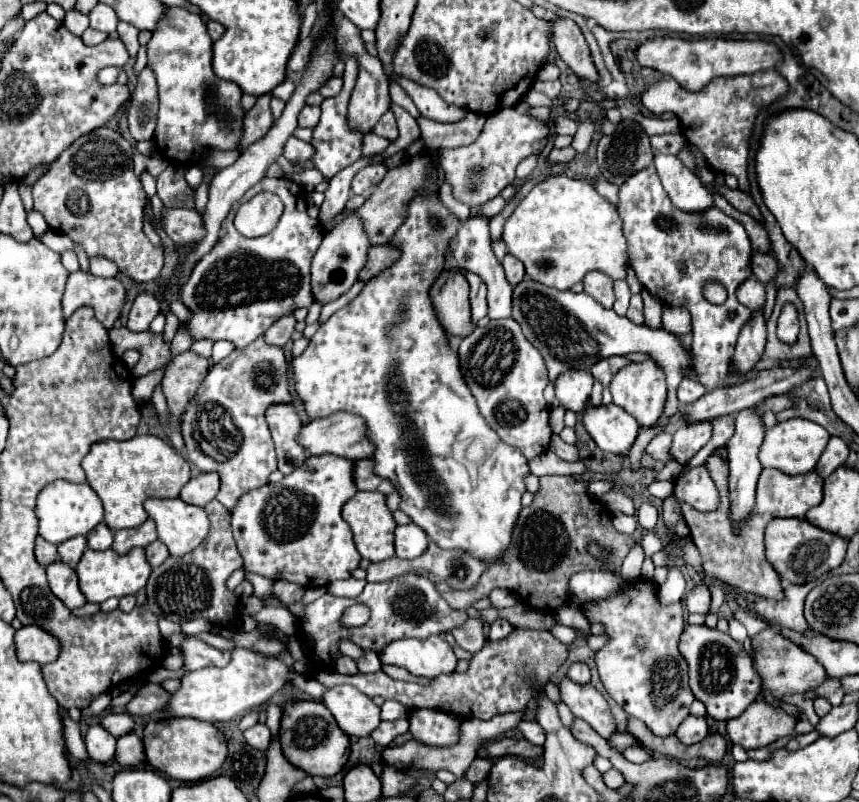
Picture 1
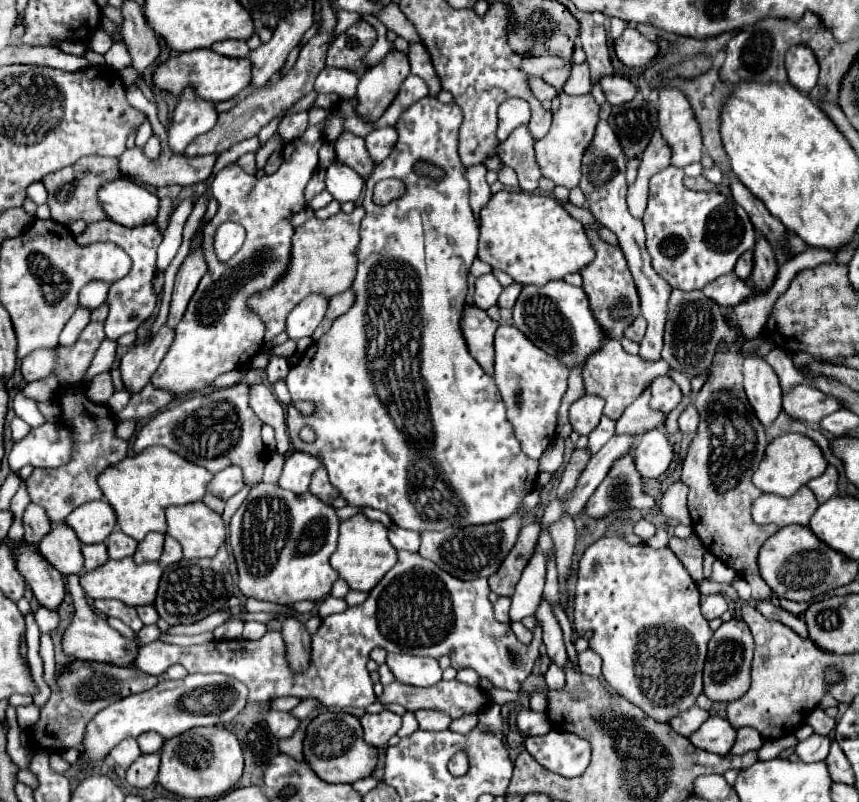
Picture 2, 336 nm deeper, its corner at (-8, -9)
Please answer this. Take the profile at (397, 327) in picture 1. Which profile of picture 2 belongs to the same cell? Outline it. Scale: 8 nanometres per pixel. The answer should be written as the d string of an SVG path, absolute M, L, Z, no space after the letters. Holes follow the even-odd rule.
M423 97L421 101L417 101L415 105L411 105L409 109L405 109L405 113L401 115L401 119L397 121L395 129L399 133L397 145L393 149L393 153L381 161L373 175L367 179L365 183L365 217L361 221L361 243L357 249L359 255L359 267L357 267L357 277L353 281L353 289L357 293L355 305L341 317L337 317L331 325L331 329L319 339L315 341L299 359L299 363L295 367L291 367L285 383L289 387L291 393L291 403L287 407L287 427L289 427L289 435L291 441L295 445L297 451L305 451L305 453L313 453L313 455L321 455L323 467L329 473L329 481L341 491L341 495L347 499L349 505L357 505L357 507L373 507L373 509L381 509L385 511L395 525L403 527L403 529L411 529L411 531L443 531L447 527L473 527L473 525L491 525L491 523L499 523L509 519L515 513L525 513L523 509L523 499L525 495L529 495L535 489L535 479L537 479L537 467L539 463L535 459L525 457L525 453L519 449L519 441L513 435L513 427L509 425L507 417L505 417L505 405L501 405L501 397L497 393L497 385L493 381L491 375L487 375L481 365L477 361L473 361L473 357L469 355L469 349L465 345L461 327L459 327L459 319L465 307L465 295L467 295L467 275L469 275L469 267L473 263L473 259L477 257L477 239L479 239L479 225L473 217L473 211L469 209L469 183L463 177L463 163L459 159L457 153L457 129L461 125L461 109L455 103L443 105L441 101L433 99L433 97ZM425 159L437 167L441 167L447 177L439 183L425 179L425 177L417 177L413 165ZM387 177L397 177L403 179L407 185L407 193L397 199L391 201L385 207L377 207L371 201L373 195L373 187L379 179L387 179ZM299 399L311 399L317 405L315 415L311 417L303 417L297 409L295 409L295 401ZM303 427L311 427L315 431L315 441L307 443L299 437L299 431Z

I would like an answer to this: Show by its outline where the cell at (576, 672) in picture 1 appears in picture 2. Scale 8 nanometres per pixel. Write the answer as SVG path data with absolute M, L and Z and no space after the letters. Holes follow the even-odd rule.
M587 649L587 651L579 653L579 669L585 675L601 677L601 657L593 649Z

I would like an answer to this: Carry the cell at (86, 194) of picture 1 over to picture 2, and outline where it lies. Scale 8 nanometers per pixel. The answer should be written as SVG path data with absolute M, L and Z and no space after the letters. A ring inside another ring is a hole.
M81 157L81 161L77 161L75 165L69 165L65 169L59 169L57 173L49 173L49 177L45 177L43 185L47 187L47 205L51 209L51 217L53 221L61 223L61 225L71 225L79 219L83 219L85 223L97 223L97 221L105 221L109 219L107 213L103 211L101 203L99 203L99 189L109 183L109 181L117 181L121 179L121 171L117 165L117 159L111 157Z

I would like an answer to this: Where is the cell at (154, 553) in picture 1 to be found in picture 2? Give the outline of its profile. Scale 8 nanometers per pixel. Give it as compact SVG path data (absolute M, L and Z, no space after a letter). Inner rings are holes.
M165 537L165 549L163 549L163 555L161 555L161 559L159 559L159 563L161 565L173 565L173 563L179 563L181 561L181 557L183 557L183 553L181 553L181 545L173 539L173 537Z

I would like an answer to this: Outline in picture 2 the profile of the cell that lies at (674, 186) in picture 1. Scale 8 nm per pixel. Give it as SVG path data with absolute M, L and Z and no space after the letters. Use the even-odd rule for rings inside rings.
M659 89L659 129L671 147L671 165L687 167L701 159L699 125L687 97L679 89Z

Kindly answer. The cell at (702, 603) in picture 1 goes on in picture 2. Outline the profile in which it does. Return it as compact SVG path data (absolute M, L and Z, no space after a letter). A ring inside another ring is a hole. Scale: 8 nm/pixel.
M719 593L715 595L703 595L701 597L701 613L705 619L721 617L727 611L727 599Z

